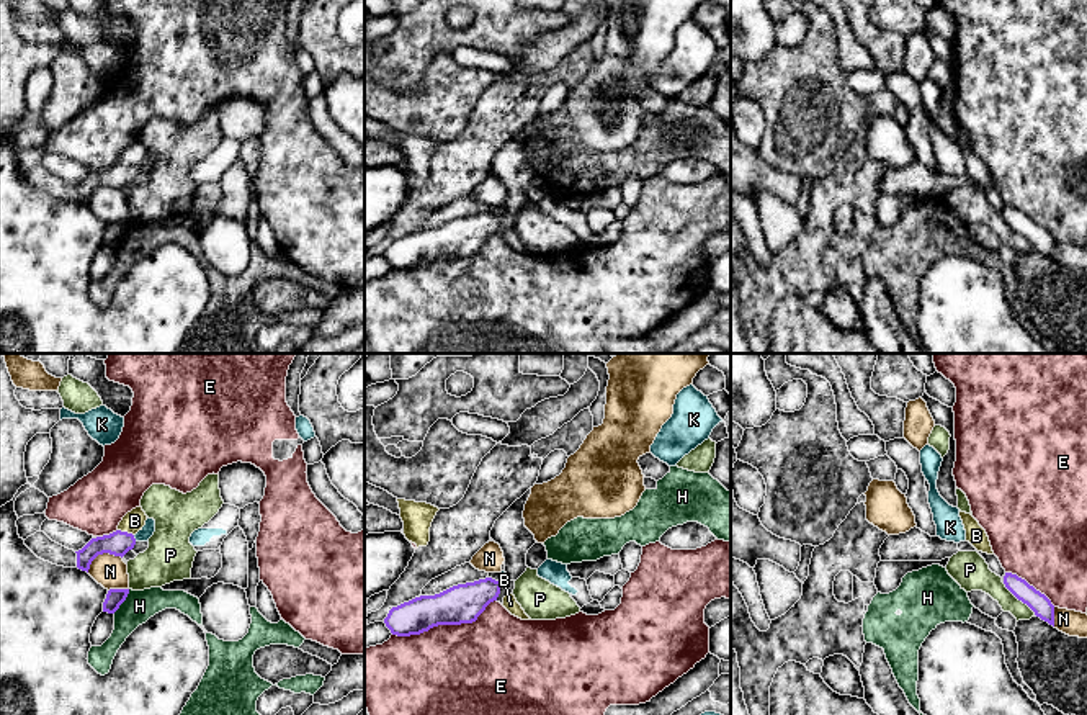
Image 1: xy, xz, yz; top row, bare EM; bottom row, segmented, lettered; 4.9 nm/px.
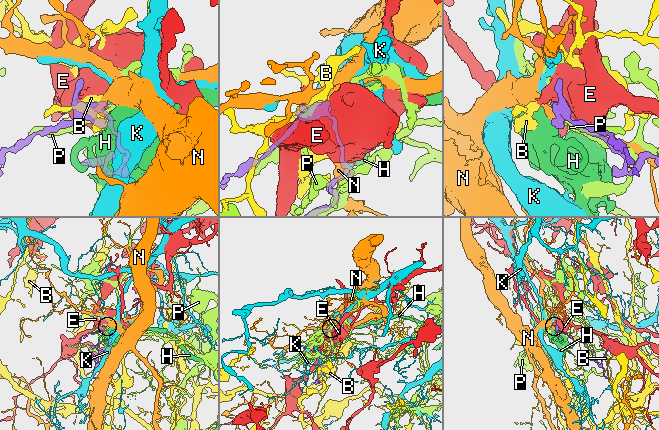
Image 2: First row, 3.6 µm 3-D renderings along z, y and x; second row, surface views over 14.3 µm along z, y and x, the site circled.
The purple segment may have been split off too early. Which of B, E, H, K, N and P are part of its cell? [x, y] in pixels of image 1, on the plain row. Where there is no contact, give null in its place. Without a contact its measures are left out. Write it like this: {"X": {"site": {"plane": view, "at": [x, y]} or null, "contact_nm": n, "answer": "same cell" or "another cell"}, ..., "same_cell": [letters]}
{"B": {"site": {"plane": "xy", "at": [126, 166]}, "contact_nm": 90, "answer": "another cell"}, "E": {"site": {"plane": "xz", "at": [445, 257]}, "contact_nm": 550, "answer": "another cell"}, "H": {"site": {"plane": "xy", "at": [125, 233]}, "contact_nm": 150, "answer": "another cell"}, "K": {"site": {"plane": "xy", "at": [134, 172]}, "contact_nm": 40, "answer": "same cell"}, "N": {"site": {"plane": "xy", "at": [102, 187]}, "contact_nm": 190, "answer": "another cell"}, "P": {"site": {"plane": "yz", "at": [1019, 233]}, "contact_nm": 220, "answer": "another cell"}, "same_cell": ["K"]}

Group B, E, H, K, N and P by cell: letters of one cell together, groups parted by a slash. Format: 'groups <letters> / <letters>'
groups B / E / H / K / N / P

